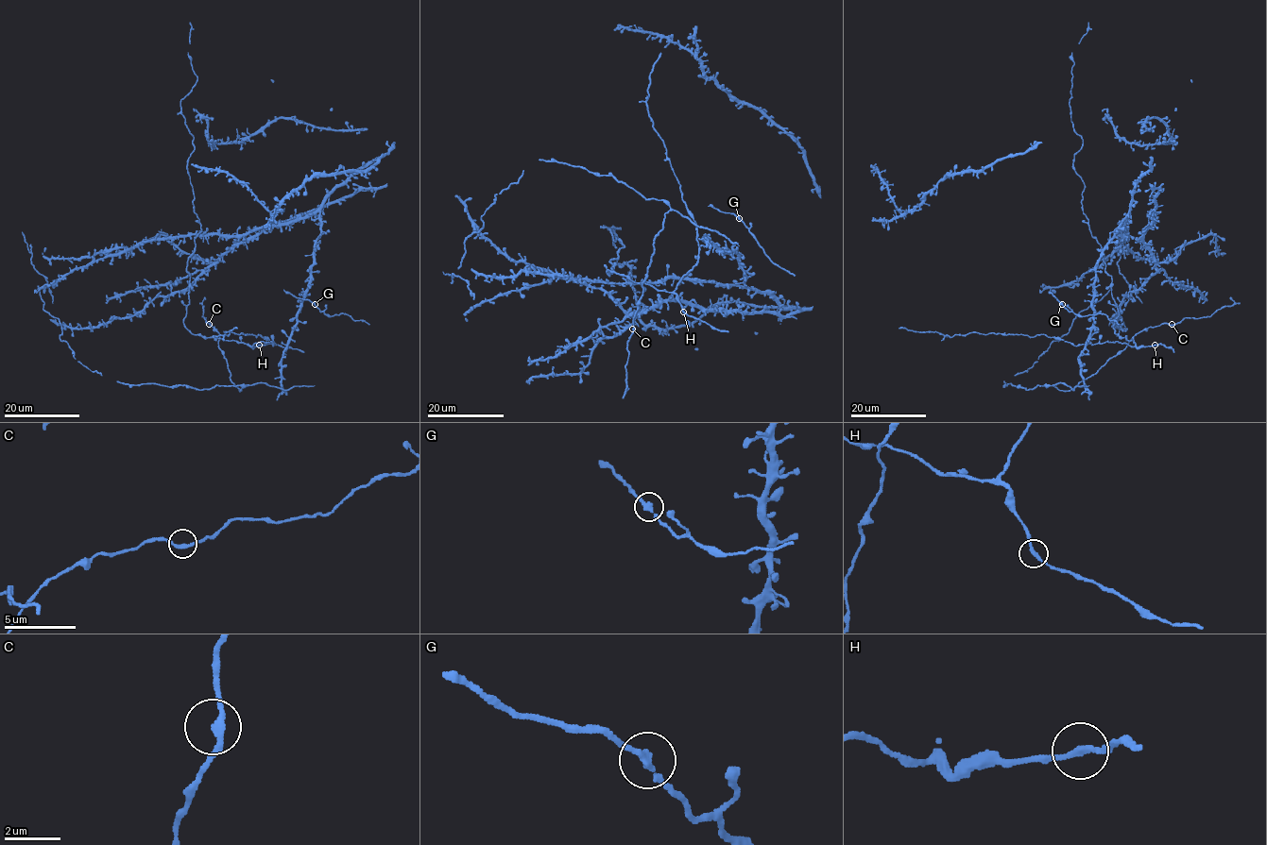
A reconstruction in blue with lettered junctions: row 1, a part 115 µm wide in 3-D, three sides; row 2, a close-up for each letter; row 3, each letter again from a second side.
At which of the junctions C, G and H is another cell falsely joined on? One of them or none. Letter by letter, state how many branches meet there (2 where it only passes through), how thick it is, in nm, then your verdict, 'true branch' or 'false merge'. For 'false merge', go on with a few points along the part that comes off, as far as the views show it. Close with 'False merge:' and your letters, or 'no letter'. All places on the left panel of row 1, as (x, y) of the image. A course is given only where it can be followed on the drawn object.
C: 2 branches meet; 240 nm thick; true branch
G: 2 branches meet; 220 nm thick; true branch
H: 2 branches meet; 220 nm thick; true branch
False merge: no letter

